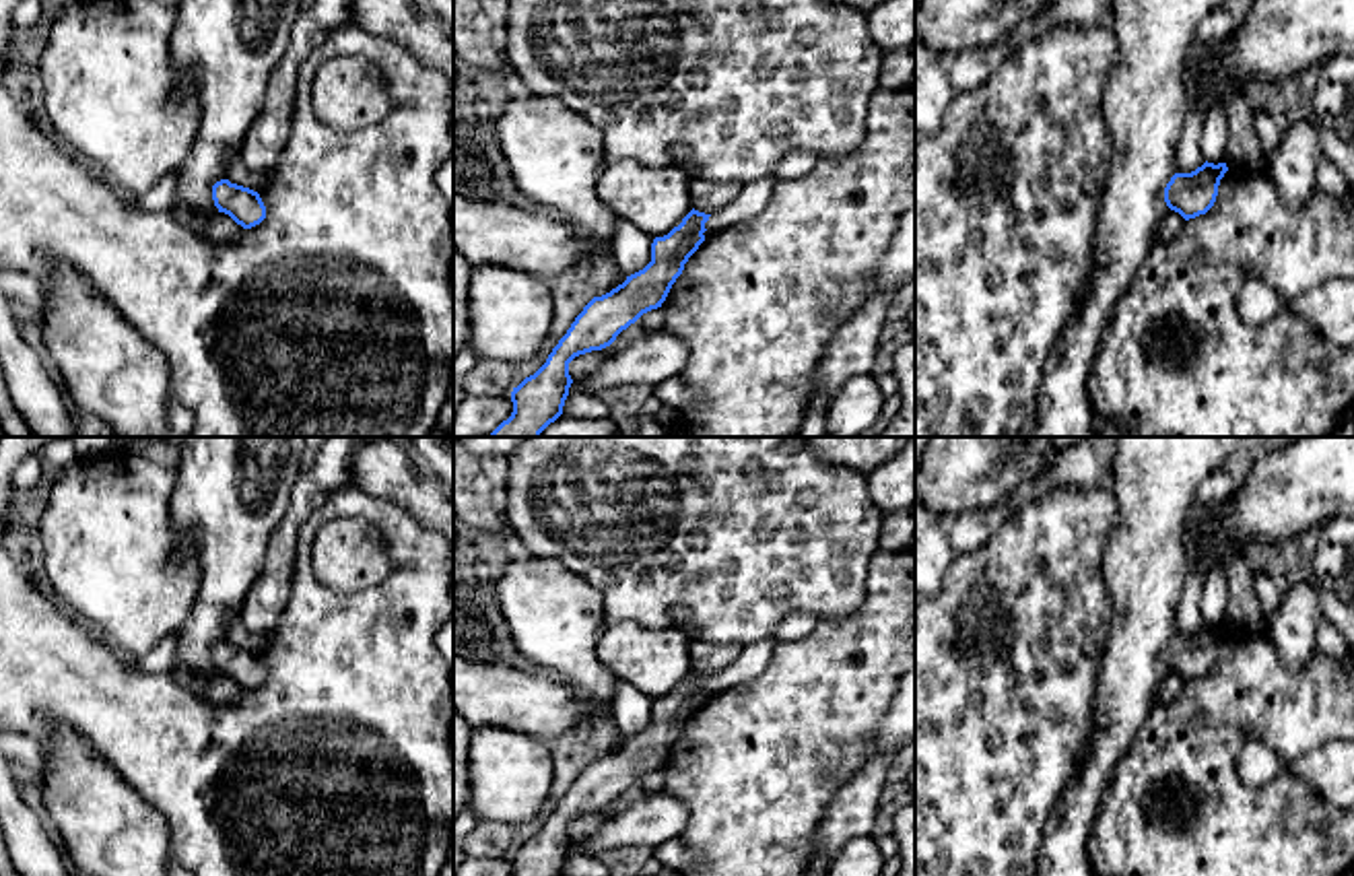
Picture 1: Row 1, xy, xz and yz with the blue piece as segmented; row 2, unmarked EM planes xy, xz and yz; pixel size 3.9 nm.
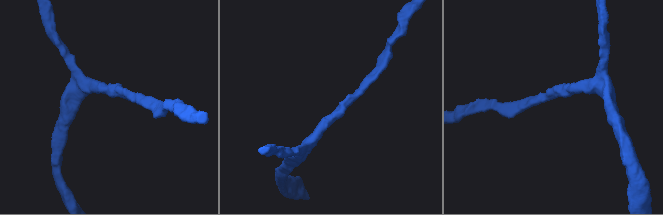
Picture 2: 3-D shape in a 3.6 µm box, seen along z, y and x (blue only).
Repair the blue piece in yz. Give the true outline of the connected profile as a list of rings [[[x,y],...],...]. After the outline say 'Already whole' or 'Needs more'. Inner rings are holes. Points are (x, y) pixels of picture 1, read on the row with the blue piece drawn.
[[[1206,161],[1191,173],[1175,173],[1164,188],[1166,206],[1185,221],[1206,214],[1216,202],[1226,171],[1226,163],[1214,165]]]. Already whole

